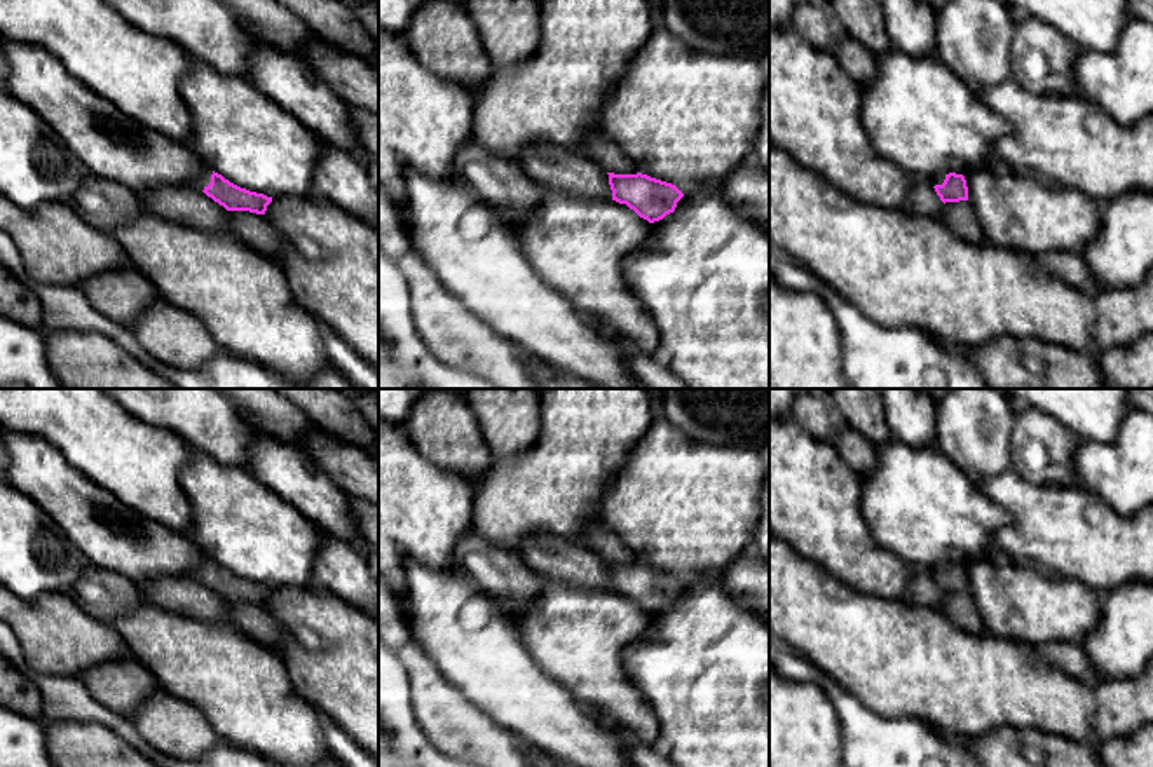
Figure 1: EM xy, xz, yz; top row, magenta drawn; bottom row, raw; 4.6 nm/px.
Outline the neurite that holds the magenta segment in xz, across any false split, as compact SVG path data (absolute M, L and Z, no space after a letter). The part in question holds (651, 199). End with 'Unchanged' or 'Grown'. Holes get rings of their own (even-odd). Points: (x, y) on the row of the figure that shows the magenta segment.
M609 174L612 200L626 204L649 223L663 220L673 213L684 193L672 183L647 174Z. Unchanged

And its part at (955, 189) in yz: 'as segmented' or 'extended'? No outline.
extended

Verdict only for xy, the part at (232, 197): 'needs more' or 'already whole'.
needs more

